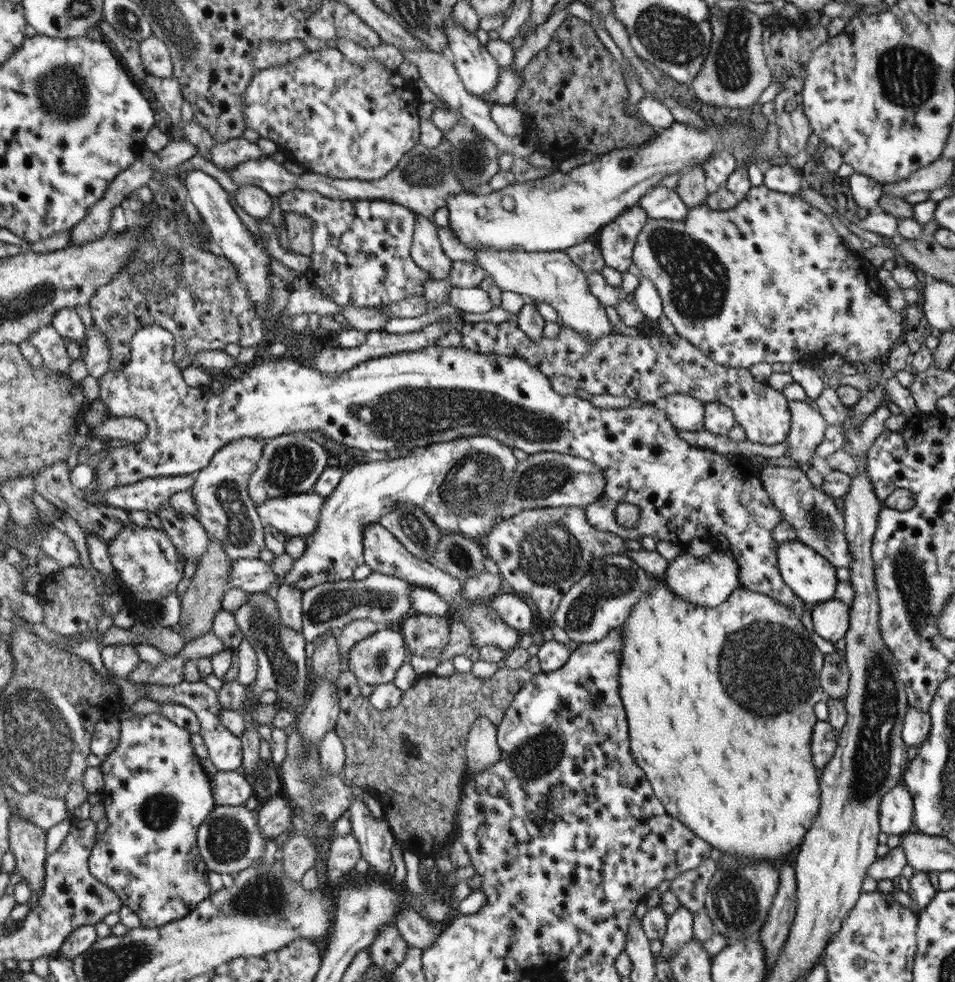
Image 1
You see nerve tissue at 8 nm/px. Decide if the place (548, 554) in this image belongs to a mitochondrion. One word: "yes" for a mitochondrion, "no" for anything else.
yes

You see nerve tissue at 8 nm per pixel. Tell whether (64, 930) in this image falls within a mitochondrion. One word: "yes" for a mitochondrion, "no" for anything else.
no

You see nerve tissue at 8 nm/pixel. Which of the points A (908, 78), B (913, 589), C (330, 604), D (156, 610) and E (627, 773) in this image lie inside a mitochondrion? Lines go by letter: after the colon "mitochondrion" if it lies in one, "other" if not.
A: mitochondrion
B: mitochondrion
C: mitochondrion
D: other
E: other

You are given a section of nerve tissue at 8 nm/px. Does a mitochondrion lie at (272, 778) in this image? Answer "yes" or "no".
yes

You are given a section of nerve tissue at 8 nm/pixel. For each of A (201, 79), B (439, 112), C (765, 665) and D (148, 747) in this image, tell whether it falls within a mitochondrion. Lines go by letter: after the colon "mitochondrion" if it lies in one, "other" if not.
A: mitochondrion
B: other
C: mitochondrion
D: other

